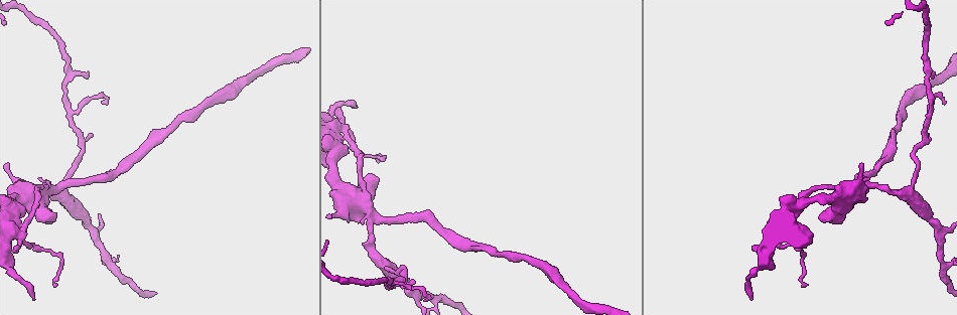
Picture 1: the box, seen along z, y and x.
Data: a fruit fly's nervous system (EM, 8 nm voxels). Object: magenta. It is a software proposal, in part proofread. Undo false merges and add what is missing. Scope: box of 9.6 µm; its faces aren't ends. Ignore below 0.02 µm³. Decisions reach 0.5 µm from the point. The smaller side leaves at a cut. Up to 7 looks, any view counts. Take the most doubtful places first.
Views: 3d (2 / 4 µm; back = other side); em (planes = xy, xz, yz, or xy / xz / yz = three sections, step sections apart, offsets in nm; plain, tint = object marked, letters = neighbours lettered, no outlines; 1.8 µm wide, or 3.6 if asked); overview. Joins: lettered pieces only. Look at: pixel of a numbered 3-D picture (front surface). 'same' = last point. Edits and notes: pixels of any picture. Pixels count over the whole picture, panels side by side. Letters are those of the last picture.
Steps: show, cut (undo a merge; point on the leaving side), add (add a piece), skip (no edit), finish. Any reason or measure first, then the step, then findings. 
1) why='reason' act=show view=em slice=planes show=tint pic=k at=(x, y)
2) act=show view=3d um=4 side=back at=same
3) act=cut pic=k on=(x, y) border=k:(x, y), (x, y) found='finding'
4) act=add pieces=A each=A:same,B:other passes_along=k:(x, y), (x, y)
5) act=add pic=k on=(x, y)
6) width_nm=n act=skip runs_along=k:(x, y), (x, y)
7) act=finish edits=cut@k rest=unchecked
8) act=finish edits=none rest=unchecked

why='calibre changes' act=show view=em slice=planes show=letters pic=1 at=(374, 215)

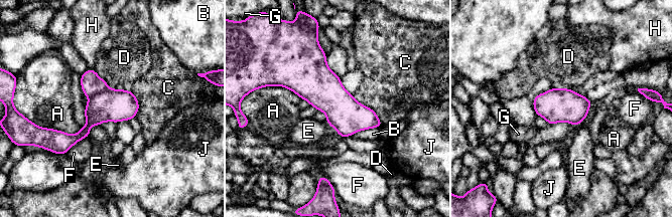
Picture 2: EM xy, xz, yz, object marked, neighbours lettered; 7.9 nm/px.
act=cut pic=2 on=(91, 82) each=A:other,B:other,C:other,D:other,E:other,F:other,G:other,H:other,J:other border=2:(108, 87), (89, 97) found='a second neuron is stuck on'

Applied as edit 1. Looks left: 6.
why='see it whole again' act=show view=overview

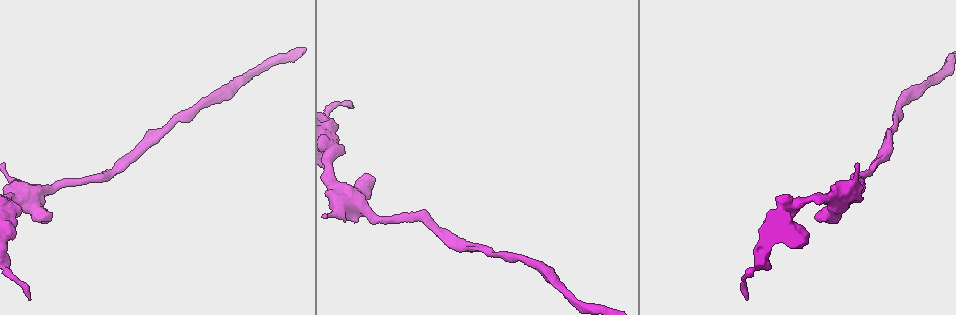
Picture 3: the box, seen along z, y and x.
why='free end' act=show view=em slice=xy step=4 show=tint pic=3 at=(353, 106)

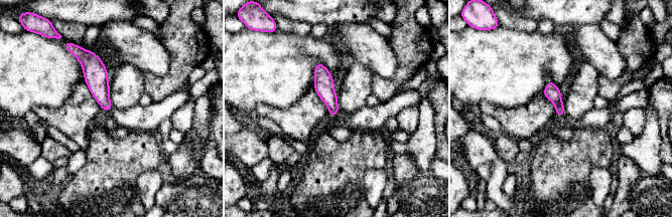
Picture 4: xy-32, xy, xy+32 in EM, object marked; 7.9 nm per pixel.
why='another direction' act=show view=em slice=planes show=letters at=same

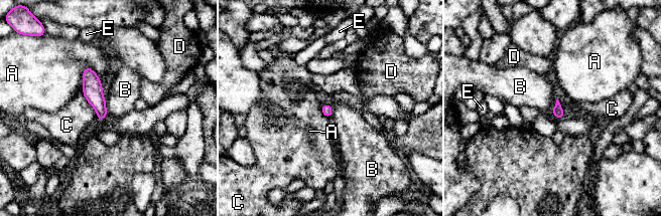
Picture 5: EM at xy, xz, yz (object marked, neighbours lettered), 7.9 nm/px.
act=skip each=A:other,B:other,C:other,D:other,E:other border=5:(105, 99), (105, 108), (108, 113) found='no lettered piece goes on from it'

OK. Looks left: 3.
act=finish edits=cut@2 rest=unchecked

